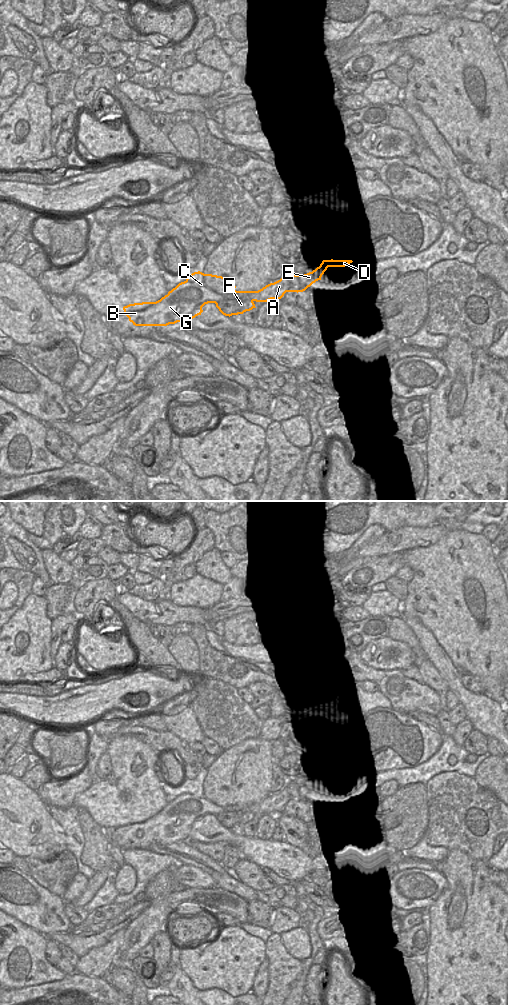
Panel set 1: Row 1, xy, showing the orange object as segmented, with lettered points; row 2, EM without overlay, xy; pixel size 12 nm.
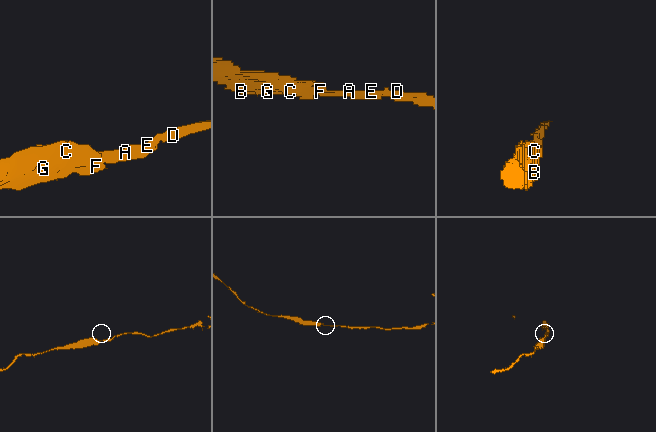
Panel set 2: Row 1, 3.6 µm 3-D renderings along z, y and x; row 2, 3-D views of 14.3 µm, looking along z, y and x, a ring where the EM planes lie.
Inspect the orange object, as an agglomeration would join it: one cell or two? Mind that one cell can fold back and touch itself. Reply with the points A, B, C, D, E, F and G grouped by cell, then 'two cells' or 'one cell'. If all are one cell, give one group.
A B C D E F G; one cell

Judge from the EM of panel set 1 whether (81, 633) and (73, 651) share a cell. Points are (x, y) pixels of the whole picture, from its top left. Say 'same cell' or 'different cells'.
same cell

